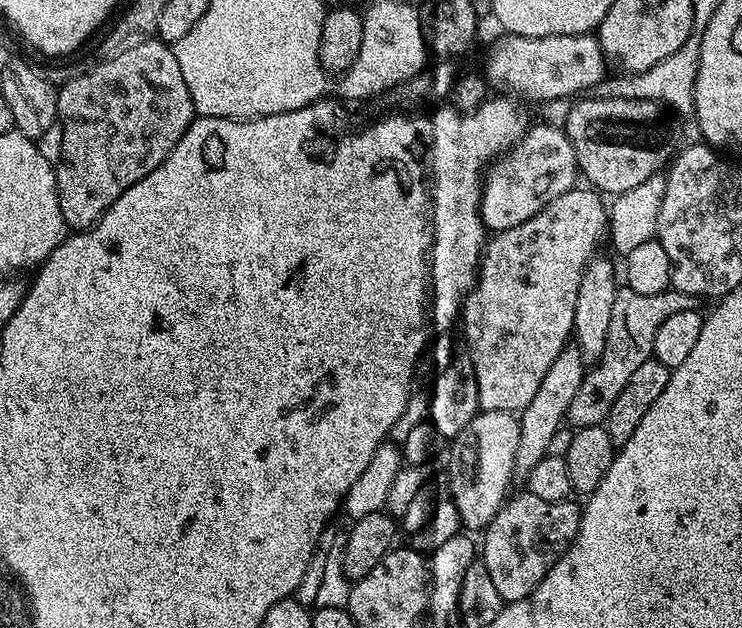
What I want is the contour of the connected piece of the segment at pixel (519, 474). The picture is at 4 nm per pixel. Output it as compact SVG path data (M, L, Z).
M574 346L564 348L562 354L558 354L558 358L554 358L554 366L550 366L550 370L546 370L546 374L542 377L542 382L538 386L537 392L534 393L534 399L531 400L530 406L526 406L518 413L520 433L518 434L518 450L514 454L514 466L516 467L514 476L517 481L527 481L530 470L534 470L534 466L538 466L538 462L542 462L542 458L547 456L550 438L565 423L570 410L570 402L574 402L574 394L578 394L578 386L582 386L585 371L586 365L580 351Z

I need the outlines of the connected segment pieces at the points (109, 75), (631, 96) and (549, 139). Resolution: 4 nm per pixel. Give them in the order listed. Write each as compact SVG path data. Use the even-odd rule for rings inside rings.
M147 40L99 62L89 72L61 83L56 94L56 115L62 121L61 158L54 165L56 193L65 225L72 230L94 227L121 194L167 158L196 116L186 78L182 78L182 66L178 66L178 58L163 40Z
M693 34L689 40L674 54L663 58L657 65L651 66L645 72L638 72L629 75L628 80L611 80L605 78L598 85L598 92L601 97L625 96L627 100L655 100L657 104L665 109L677 112L684 119L684 129L681 127L678 132L679 139L685 145L701 143L700 127L696 121L694 110L694 82L698 74L698 62L700 61L700 37Z
M533 123L510 151L488 165L480 190L480 217L485 229L492 234L510 230L510 226L522 226L522 222L526 222L526 218L534 218L534 214L538 214L538 210L542 210L547 204L554 202L554 198L562 198L562 194L577 187L577 184L578 169L574 146L563 127L556 125L555 128L552 124Z

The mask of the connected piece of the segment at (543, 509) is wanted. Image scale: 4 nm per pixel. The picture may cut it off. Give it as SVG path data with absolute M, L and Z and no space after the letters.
M526 490L509 495L498 514L483 529L482 562L489 572L498 594L509 604L526 598L540 585L542 578L562 558L562 554L574 542L580 525L579 503L569 498L562 502L546 502Z

